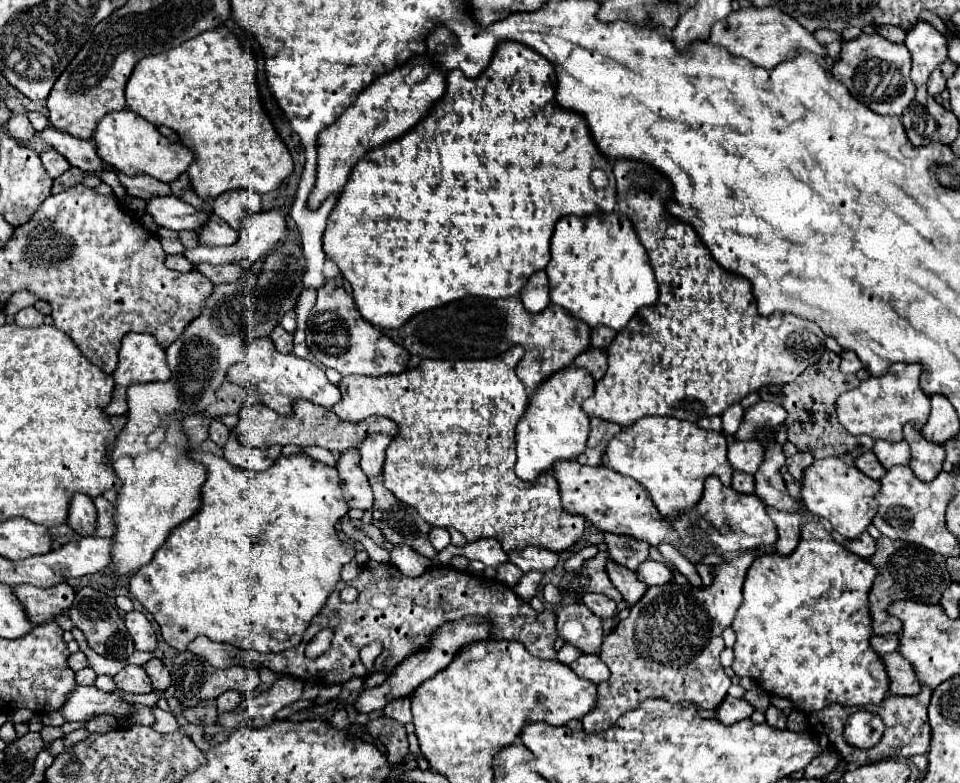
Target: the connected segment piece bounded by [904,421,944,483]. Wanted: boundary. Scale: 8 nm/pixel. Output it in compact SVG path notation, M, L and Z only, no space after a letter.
M912 421L904 429L904 439L912 449L910 469L920 481L932 481L942 471L944 445L934 445L934 441L926 441L926 437L922 437L922 429L916 427L916 423Z

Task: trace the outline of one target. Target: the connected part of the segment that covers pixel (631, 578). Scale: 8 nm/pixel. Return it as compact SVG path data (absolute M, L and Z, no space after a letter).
M612 561L606 563L606 569L608 569L610 581L614 583L614 587L622 593L622 597L624 597L628 603L636 603L636 601L646 593L648 585L640 583L634 571L622 569L622 565L614 565Z

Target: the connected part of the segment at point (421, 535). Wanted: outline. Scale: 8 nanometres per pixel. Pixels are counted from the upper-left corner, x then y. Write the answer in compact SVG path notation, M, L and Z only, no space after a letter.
M382 475L370 477L370 485L374 489L374 525L382 531L382 535L390 541L390 543L404 543L414 547L420 555L434 559L438 555L438 551L430 545L428 541L428 531L430 525L426 521L422 521L422 517L408 505L404 505L402 511L402 503L394 497L394 493L390 493L384 483L382 483Z

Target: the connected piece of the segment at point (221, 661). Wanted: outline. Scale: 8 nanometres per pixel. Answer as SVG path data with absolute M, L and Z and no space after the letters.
M196 637L196 639L188 645L188 649L190 649L192 653L196 653L198 657L204 657L210 665L214 665L214 667L218 667L218 669L226 669L226 667L232 665L230 657L220 655L220 643L210 641L208 637Z

